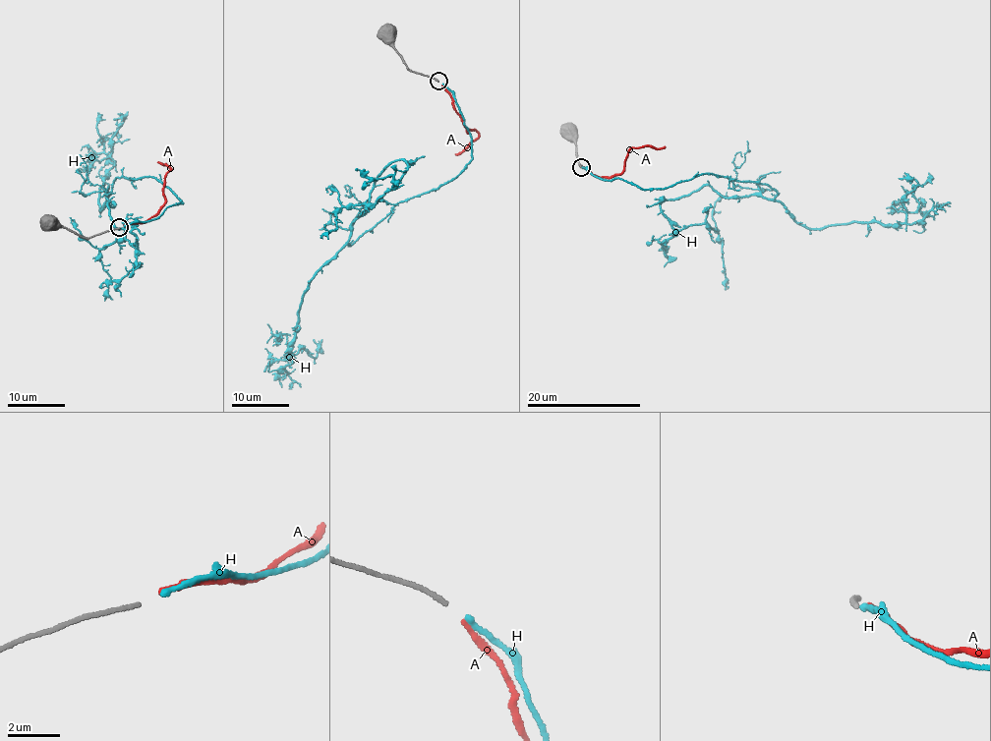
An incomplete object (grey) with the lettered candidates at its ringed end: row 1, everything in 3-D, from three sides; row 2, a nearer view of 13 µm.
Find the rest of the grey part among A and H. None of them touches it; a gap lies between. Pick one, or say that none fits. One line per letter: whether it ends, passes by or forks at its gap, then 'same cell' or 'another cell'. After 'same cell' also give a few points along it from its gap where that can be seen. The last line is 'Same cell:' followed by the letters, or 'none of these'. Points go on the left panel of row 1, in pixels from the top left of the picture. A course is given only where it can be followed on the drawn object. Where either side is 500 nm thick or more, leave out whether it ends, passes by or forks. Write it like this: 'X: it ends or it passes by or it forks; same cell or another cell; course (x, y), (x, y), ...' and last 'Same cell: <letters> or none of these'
A: it ends; another cell
H: it ends; same cell; course (124, 227), (183, 202), (149, 176), (113, 181), (111, 219), (137, 248), (125, 237), (99, 251), (105, 300)
Same cell: H

